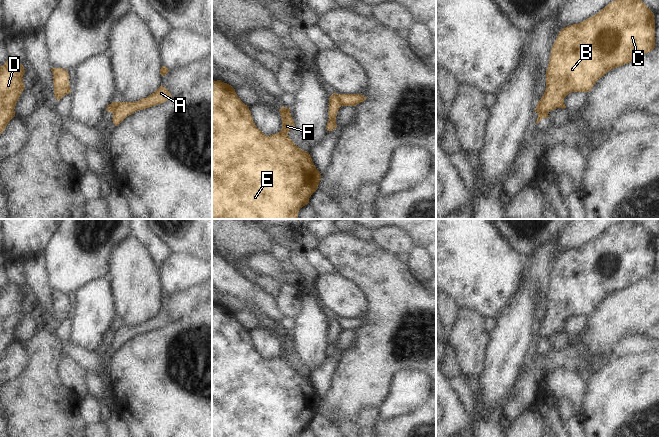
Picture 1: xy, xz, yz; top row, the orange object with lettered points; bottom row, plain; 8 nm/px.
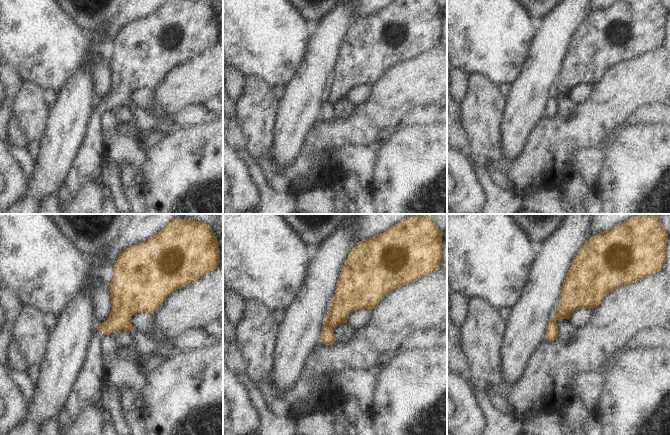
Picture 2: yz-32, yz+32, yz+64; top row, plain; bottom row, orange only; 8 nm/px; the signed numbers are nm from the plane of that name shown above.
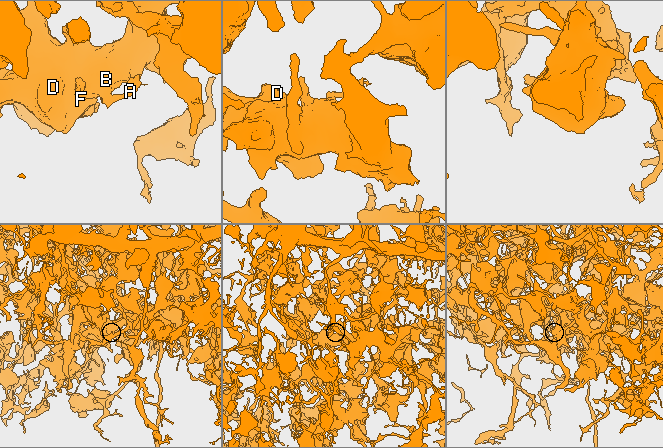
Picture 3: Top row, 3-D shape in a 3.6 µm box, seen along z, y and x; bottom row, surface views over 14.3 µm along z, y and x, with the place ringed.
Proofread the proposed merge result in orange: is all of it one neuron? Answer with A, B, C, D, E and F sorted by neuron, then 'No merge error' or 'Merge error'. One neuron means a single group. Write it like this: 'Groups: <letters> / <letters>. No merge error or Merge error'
Groups: A / B C D E F. Merge error.

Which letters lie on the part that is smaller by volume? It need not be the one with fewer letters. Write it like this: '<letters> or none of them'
A

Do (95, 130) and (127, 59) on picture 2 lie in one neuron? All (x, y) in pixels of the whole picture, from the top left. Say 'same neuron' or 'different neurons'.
same neuron

